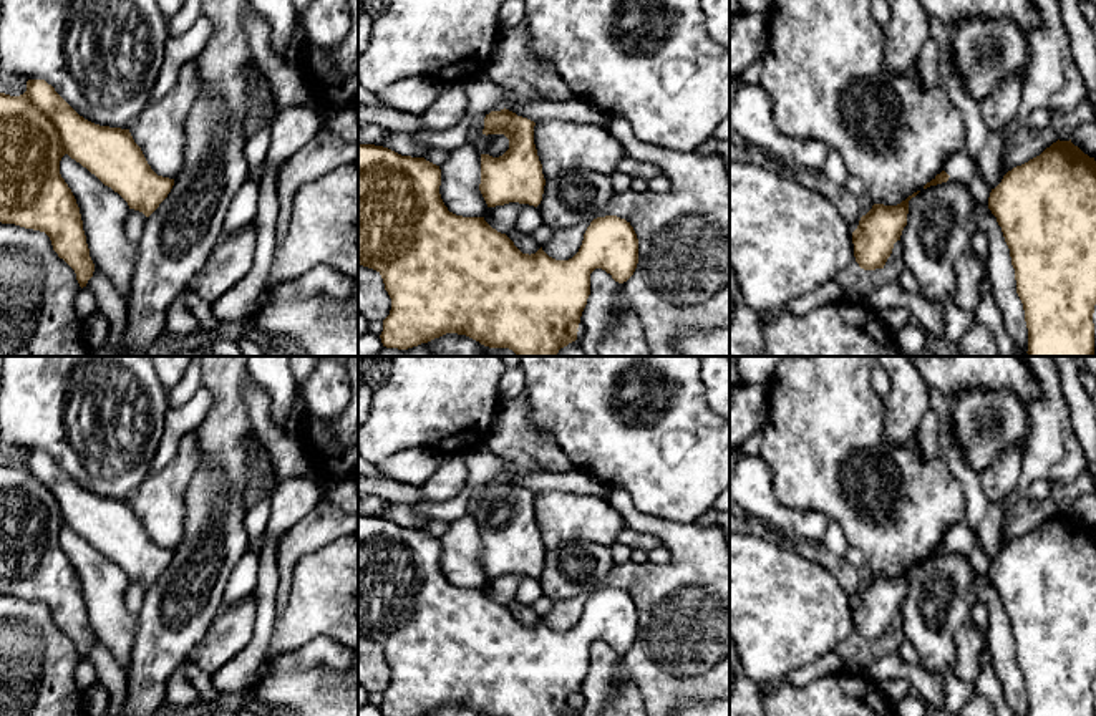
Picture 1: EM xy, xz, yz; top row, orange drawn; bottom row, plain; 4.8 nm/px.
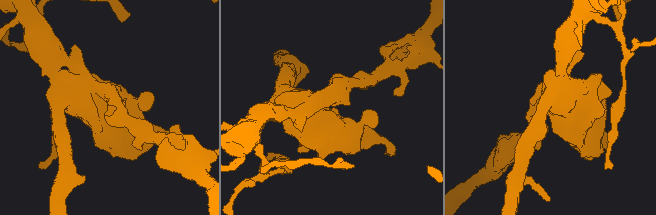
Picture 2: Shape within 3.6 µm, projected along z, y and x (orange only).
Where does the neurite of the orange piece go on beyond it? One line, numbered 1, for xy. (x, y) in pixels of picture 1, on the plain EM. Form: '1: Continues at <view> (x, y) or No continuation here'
1: No continuation here

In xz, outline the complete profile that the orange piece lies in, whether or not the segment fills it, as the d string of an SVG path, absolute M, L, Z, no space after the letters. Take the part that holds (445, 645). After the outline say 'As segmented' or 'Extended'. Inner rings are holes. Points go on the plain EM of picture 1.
M358 514L358 636L376 641L391 670L391 681L380 706L383 716L421 716L446 704L466 706L481 716L569 716L577 711L580 688L590 666L590 645L602 640L623 655L637 640L638 610L625 590L594 590L579 623L569 631L555 631L542 618L536 625L522 625L484 588L449 583L439 557L439 537L424 529L401 527L383 517Z. As segmented

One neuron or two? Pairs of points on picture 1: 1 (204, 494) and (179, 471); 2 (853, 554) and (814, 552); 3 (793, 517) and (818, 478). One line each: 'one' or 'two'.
1: two
2: two
3: two

